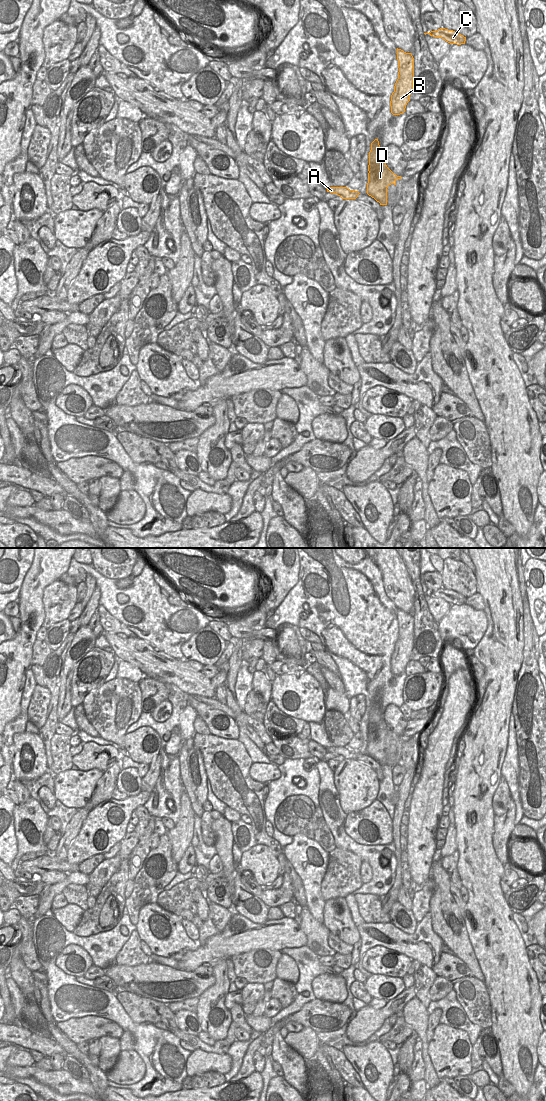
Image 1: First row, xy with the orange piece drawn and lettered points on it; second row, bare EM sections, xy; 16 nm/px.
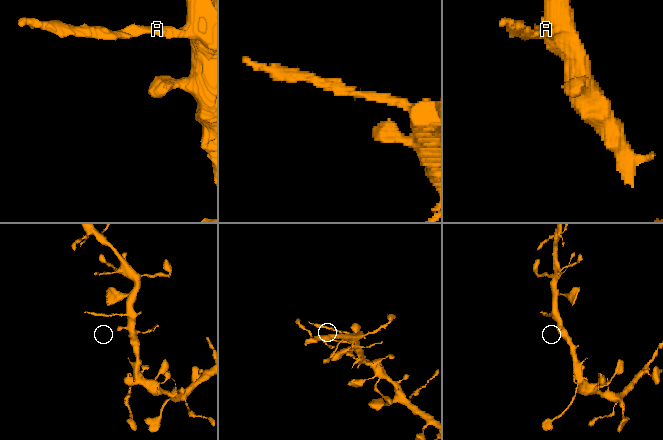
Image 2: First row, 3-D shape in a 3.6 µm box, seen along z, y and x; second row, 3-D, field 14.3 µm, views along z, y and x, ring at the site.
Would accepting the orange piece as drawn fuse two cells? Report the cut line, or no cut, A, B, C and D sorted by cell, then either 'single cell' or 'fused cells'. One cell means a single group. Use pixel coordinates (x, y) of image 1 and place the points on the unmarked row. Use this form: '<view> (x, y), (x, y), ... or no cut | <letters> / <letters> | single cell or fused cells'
xy (350, 751), (357, 756) | A / B C D | fused cells

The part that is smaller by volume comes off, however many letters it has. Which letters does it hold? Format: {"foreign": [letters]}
{"foreign": ["A"]}

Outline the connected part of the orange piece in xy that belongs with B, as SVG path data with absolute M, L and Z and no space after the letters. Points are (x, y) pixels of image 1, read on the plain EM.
M397 608L398 639L391 655L391 673L400 675L405 672L407 663L413 649L414 639L414 618L411 613L406 613Z

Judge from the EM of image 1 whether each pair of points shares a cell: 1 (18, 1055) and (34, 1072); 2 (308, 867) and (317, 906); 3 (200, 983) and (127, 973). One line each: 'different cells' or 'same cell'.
1: different cells
2: same cell
3: same cell

